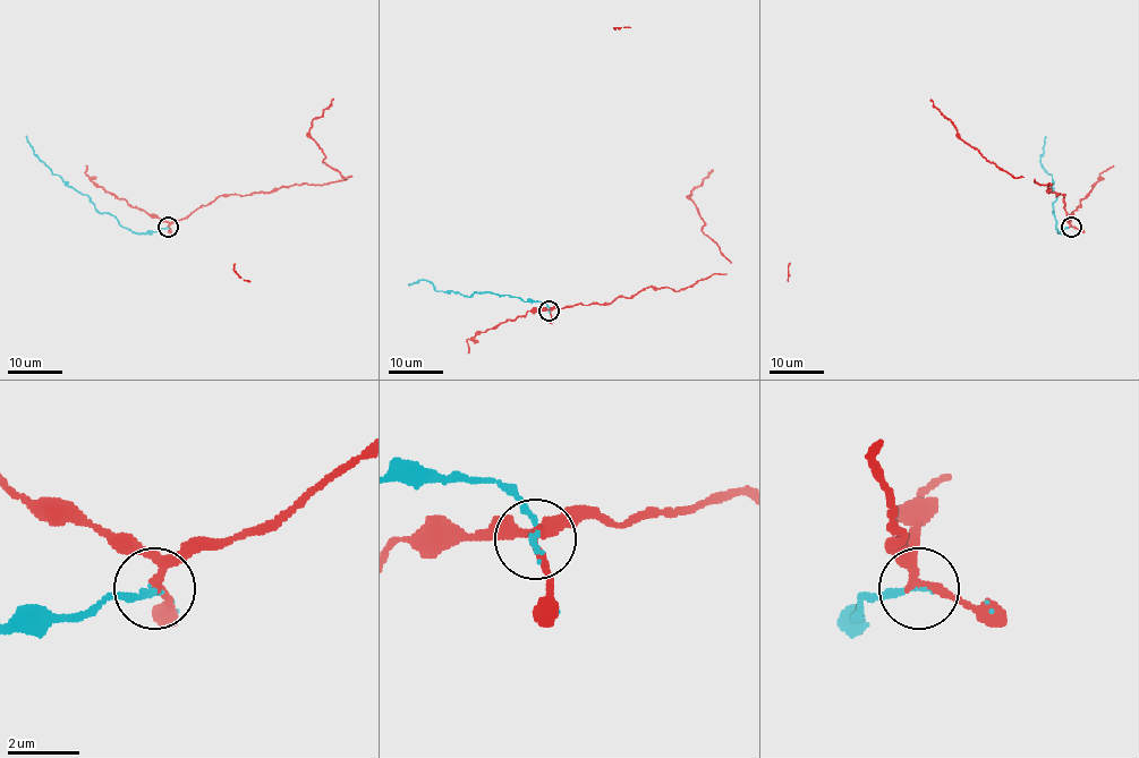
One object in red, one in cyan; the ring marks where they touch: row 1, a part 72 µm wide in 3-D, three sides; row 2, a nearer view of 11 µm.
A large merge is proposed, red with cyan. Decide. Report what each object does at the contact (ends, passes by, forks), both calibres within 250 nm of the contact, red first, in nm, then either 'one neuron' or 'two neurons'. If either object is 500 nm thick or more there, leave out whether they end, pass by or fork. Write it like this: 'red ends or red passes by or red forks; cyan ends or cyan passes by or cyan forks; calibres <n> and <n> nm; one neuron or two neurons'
red forks; cyan ends; calibres 200 and 130 nm; one neuron

